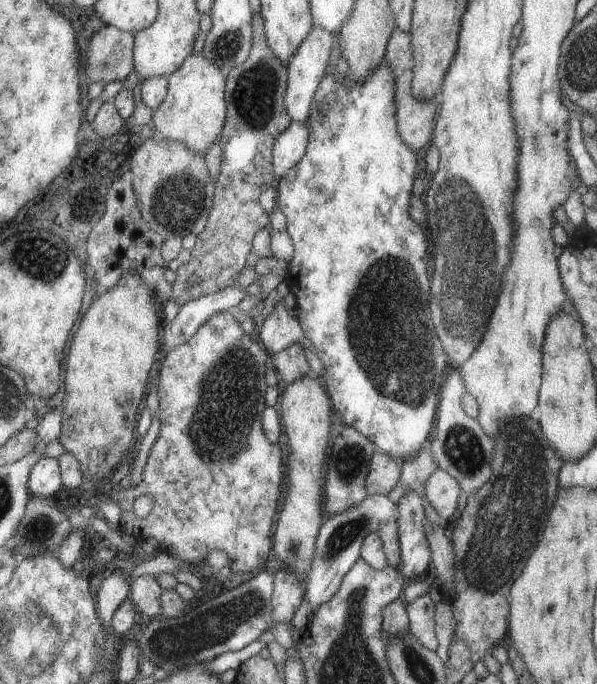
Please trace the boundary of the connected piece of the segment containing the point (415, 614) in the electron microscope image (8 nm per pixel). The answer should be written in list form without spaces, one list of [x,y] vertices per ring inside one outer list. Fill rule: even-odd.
[[[429,592],[417,597],[412,602],[405,602],[405,609],[409,618],[409,632],[418,639],[427,649],[434,651],[438,648],[439,642],[435,631],[435,602]]]

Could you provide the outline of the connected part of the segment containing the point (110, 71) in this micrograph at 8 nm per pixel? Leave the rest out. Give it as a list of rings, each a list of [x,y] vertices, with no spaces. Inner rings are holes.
[[[104,25],[93,34],[86,48],[81,52],[80,70],[84,70],[88,82],[108,84],[125,81],[133,71],[133,48],[135,33]]]

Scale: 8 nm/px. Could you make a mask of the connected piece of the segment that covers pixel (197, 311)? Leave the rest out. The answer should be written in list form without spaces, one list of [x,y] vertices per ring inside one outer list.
[[[238,282],[231,287],[183,304],[175,318],[164,322],[162,326],[164,342],[160,347],[161,352],[168,352],[171,348],[182,344],[213,314],[228,311],[233,306],[237,307],[246,296],[246,287],[242,287]]]

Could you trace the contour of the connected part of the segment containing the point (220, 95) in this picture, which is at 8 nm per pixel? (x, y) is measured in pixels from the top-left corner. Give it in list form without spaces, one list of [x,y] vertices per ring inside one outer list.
[[[190,53],[178,70],[167,76],[167,93],[154,111],[150,131],[164,139],[176,139],[195,153],[205,156],[209,144],[220,140],[227,108],[226,76],[223,70],[202,53]]]

